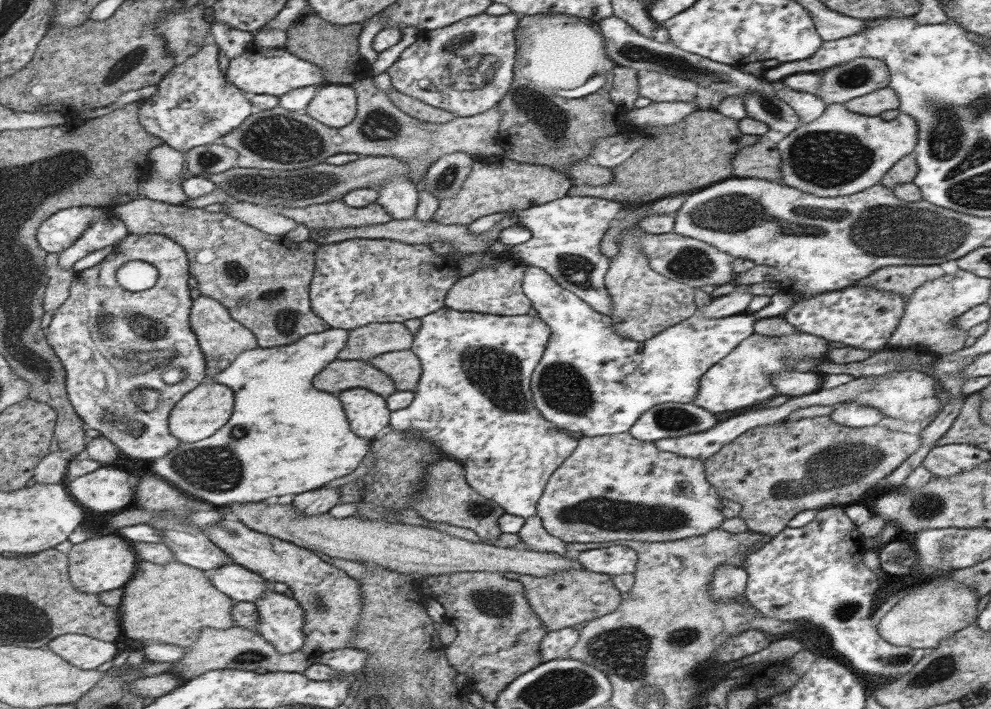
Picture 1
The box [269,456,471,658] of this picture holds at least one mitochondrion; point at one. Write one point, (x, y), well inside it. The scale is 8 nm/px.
(322, 608)

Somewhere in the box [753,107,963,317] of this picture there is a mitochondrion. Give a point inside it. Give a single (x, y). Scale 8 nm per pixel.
(824, 158)

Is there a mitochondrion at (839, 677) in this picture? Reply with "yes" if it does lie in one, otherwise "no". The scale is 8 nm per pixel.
no

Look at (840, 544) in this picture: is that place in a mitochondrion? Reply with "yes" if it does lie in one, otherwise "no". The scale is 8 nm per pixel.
no

